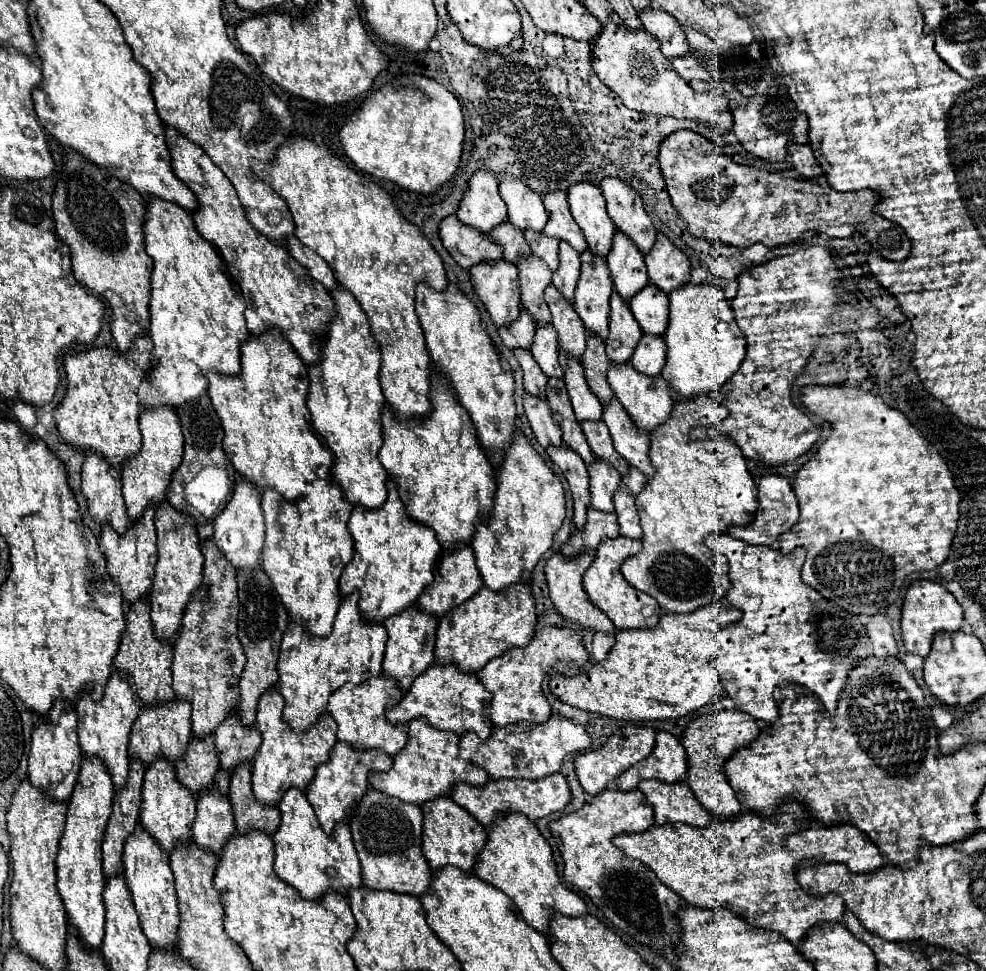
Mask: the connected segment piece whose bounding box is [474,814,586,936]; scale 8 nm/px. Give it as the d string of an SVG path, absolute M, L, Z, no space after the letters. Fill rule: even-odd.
M524 814L500 816L492 822L492 826L486 826L486 834L488 840L482 852L478 854L474 874L508 894L522 912L522 918L534 930L548 936L548 918L552 918L556 912L564 916L586 914L584 900L560 882L556 862L552 858L552 848L538 832L532 820L528 820Z

